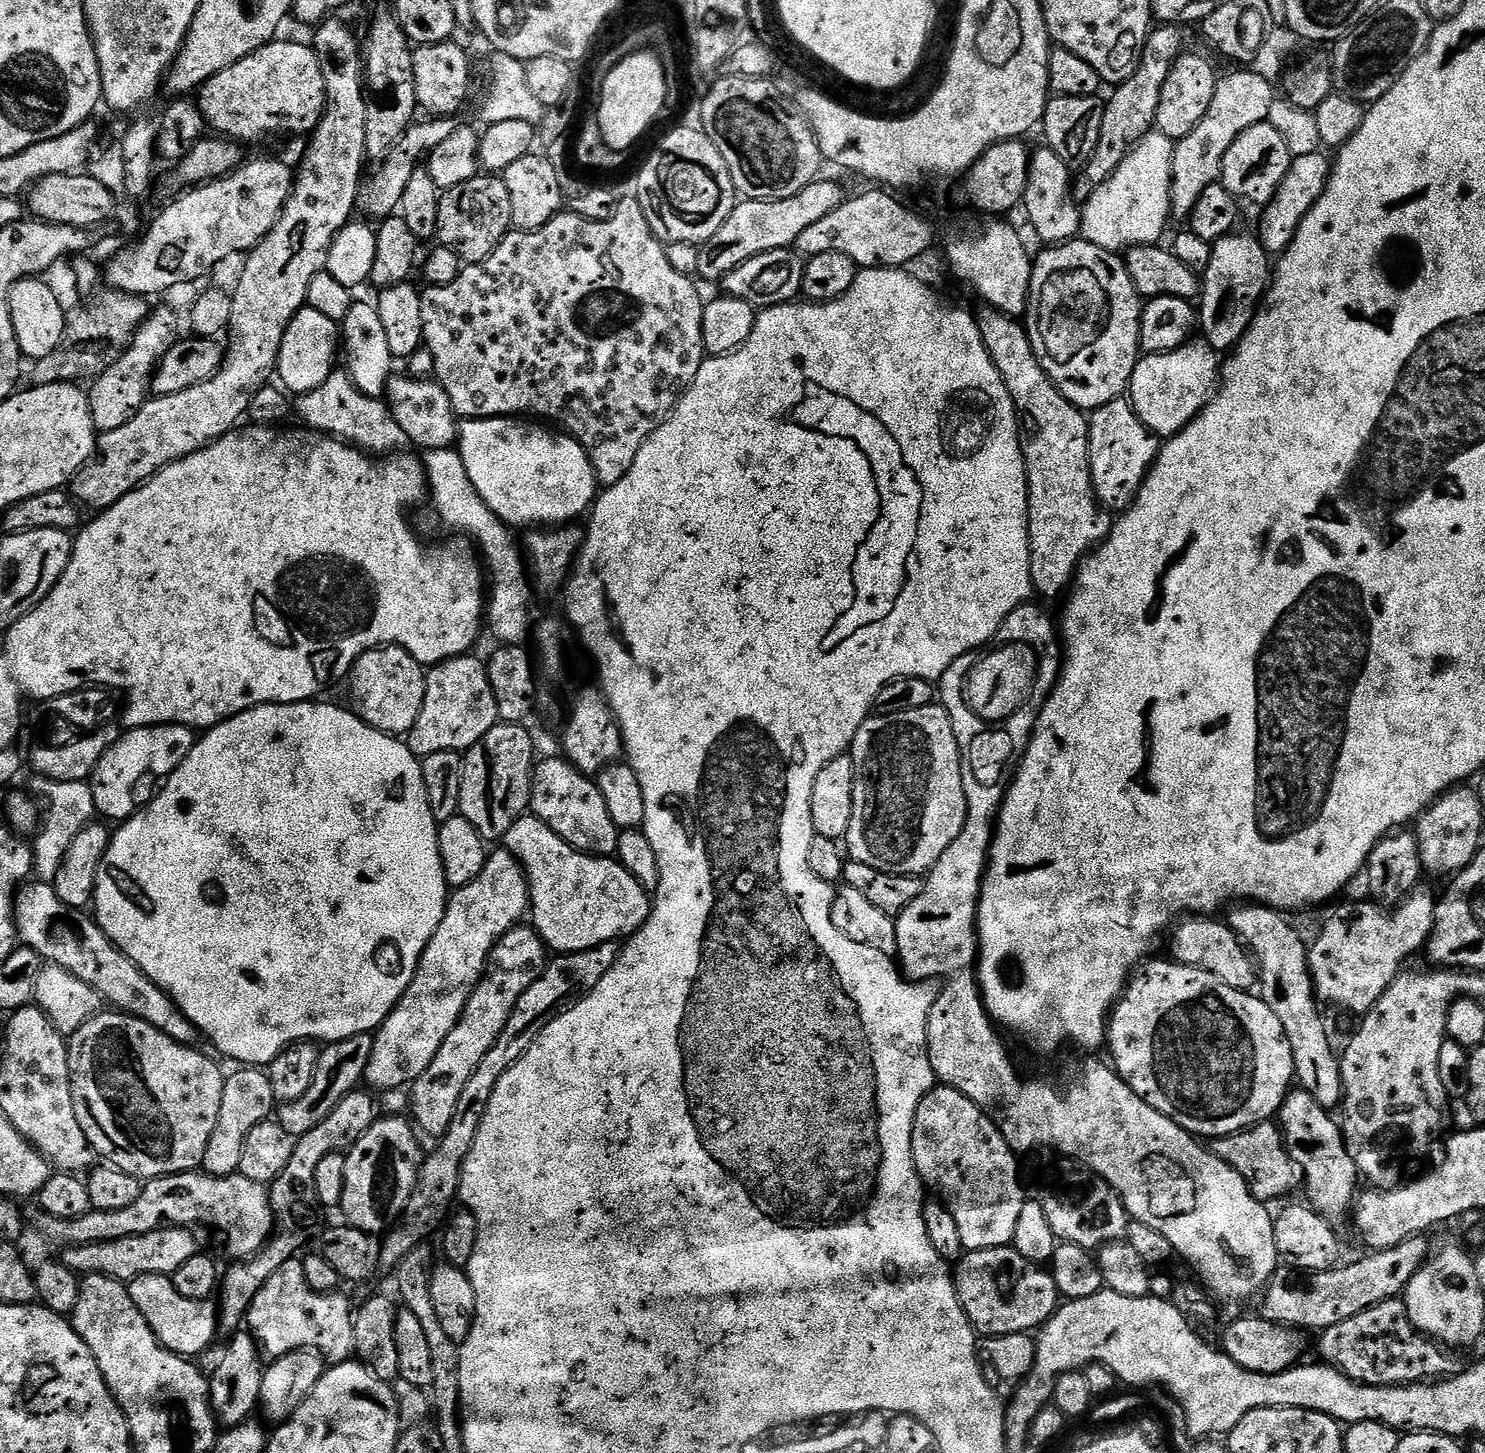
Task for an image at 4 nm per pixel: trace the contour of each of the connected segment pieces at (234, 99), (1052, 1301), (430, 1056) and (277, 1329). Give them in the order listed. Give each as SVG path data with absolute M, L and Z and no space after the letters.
M278 38L208 80L199 89L196 101L211 129L239 143L256 142L268 134L306 136L316 128L324 112L325 78L311 45Z
M1012 1246L961 1255L954 1268L956 1293L960 1299L960 1305L964 1307L964 1312L968 1316L969 1324L981 1337L1028 1334L1039 1329L1051 1318L1062 1303L1062 1295L1056 1288L1055 1278L1052 1277L1051 1271L1044 1269L1043 1272L1040 1268L1043 1267L1027 1260L1019 1250Z
M489 851L486 866L482 866L482 874L478 874L474 882L449 895L442 922L438 930L434 930L434 938L430 938L406 994L374 1033L370 1062L364 1071L369 1089L381 1088L388 1092L403 1084L415 1084L426 1066L434 1062L438 1046L446 1042L446 1034L454 1030L464 1013L466 1002L488 967L492 947L511 928L517 927L523 916L525 919L530 897L524 867L512 852L499 851Z
M279 1268L258 1290L248 1307L247 1331L251 1332L263 1355L268 1358L285 1356L299 1348L311 1348L320 1353L329 1365L344 1364L353 1359L354 1304L341 1294L315 1292L299 1271Z

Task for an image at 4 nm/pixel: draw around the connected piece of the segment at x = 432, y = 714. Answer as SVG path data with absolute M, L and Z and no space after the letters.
M476 654L455 656L427 669L422 714L418 714L418 722L407 733L406 743L417 758L438 754L438 750L463 753L475 746L496 723L498 706L485 661L479 660Z

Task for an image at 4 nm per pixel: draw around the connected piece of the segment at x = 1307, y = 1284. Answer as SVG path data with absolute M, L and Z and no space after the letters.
M1423 1235L1412 1236L1398 1246L1373 1251L1368 1254L1372 1256L1364 1256L1361 1260L1346 1265L1345 1268L1343 1266L1329 1268L1327 1272L1301 1272L1287 1266L1277 1267L1276 1273L1268 1280L1268 1285L1262 1289L1264 1301L1258 1308L1259 1315L1270 1322L1285 1324L1291 1328L1323 1330L1330 1326L1338 1326L1338 1322L1346 1322L1346 1318L1354 1318L1354 1314L1362 1314L1362 1310L1370 1306L1397 1299L1410 1282L1410 1278L1414 1278L1414 1274L1429 1259L1430 1248L1428 1252L1428 1244L1424 1239Z

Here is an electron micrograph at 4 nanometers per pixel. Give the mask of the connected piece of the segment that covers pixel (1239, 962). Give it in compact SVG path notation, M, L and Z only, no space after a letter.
M1192 914L1181 919L1171 933L1171 936L1173 935L1171 959L1178 964L1206 970L1214 974L1214 978L1222 978L1226 986L1245 990L1255 989L1258 984L1258 968L1253 957L1244 947L1243 940L1228 927L1227 923L1223 919L1216 919L1220 918L1213 918L1208 914Z

